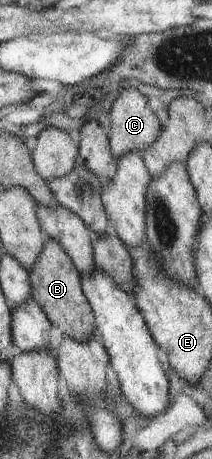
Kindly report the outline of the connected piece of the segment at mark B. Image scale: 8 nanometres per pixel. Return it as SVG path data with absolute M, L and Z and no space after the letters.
M52 239L46 241L42 253L38 253L38 259L34 261L34 267L30 269L29 276L32 299L40 306L53 326L80 343L86 343L90 335L96 334L94 312L82 291L81 277L60 244Z

